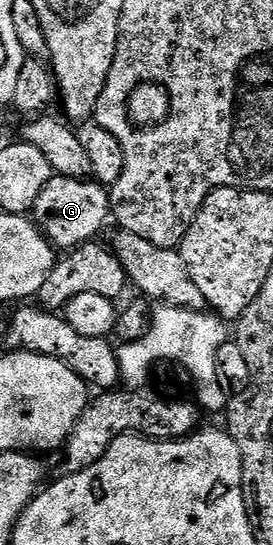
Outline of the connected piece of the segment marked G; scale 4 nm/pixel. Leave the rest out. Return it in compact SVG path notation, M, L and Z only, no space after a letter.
M55 176L45 185L43 192L39 192L31 218L46 242L58 251L68 252L94 241L98 237L96 234L104 228L105 221L110 221L109 190L92 180Z

